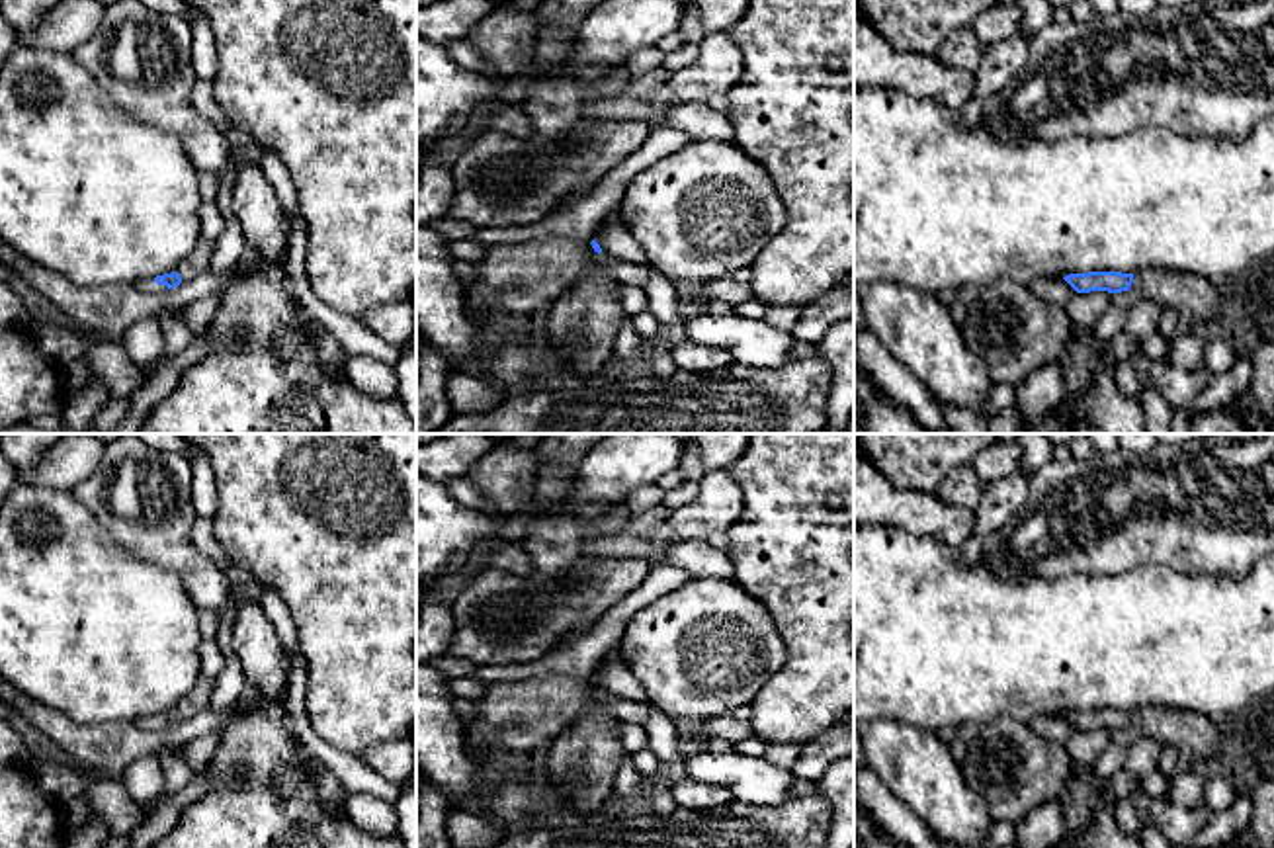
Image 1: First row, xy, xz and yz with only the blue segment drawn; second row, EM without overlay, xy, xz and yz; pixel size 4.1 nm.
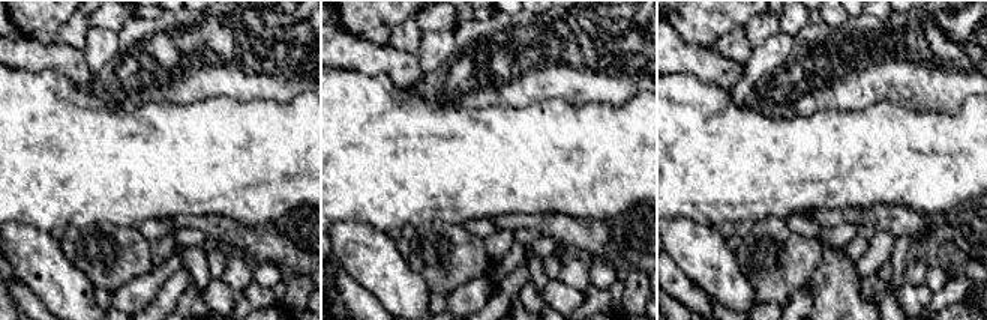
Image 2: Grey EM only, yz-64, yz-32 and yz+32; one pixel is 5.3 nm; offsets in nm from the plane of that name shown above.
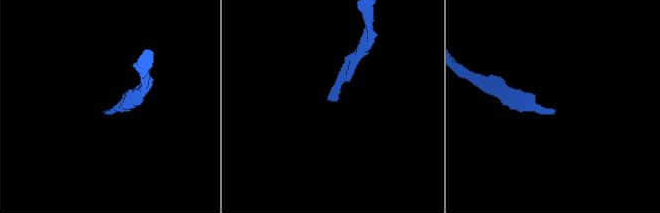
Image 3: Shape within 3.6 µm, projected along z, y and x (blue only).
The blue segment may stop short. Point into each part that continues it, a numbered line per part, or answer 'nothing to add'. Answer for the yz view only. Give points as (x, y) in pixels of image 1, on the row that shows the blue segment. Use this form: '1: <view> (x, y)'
1: yz (1200, 299)

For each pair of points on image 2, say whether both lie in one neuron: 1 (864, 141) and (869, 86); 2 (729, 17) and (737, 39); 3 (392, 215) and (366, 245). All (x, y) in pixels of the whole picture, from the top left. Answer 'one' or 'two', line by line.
1: two
2: two
3: two

